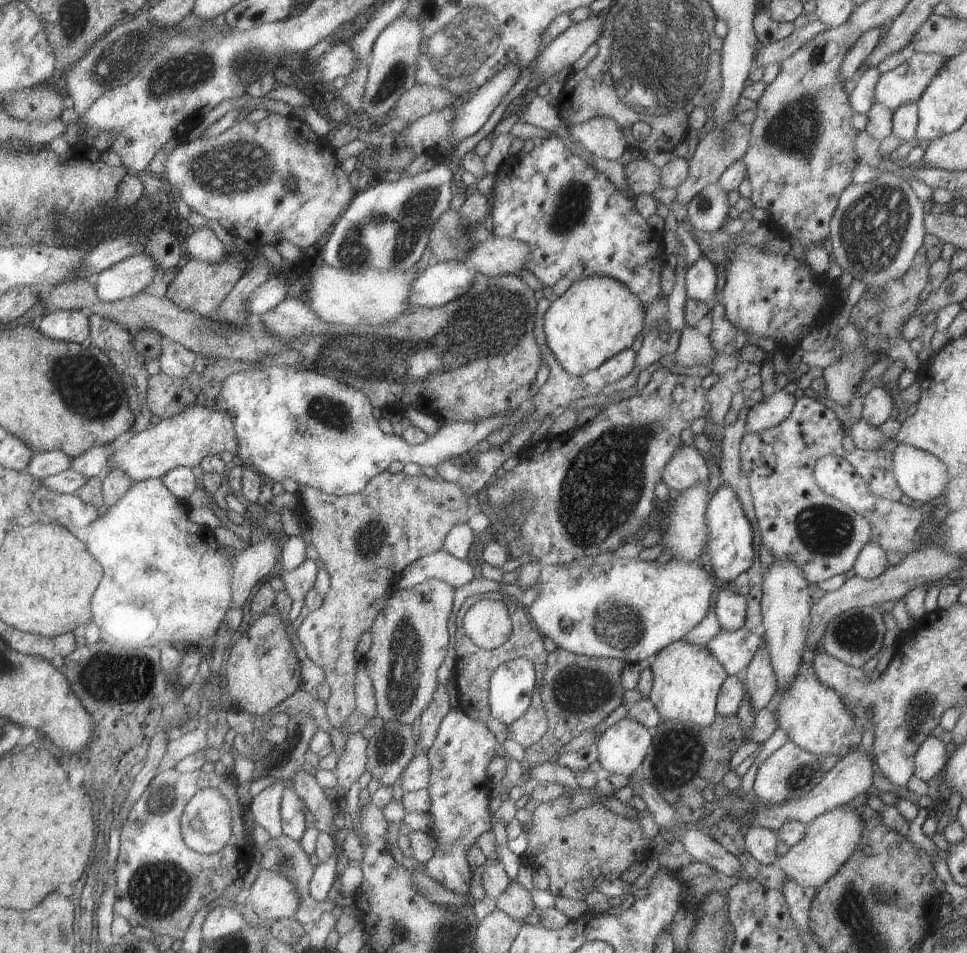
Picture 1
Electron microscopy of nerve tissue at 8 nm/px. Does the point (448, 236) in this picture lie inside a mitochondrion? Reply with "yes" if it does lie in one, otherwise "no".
yes

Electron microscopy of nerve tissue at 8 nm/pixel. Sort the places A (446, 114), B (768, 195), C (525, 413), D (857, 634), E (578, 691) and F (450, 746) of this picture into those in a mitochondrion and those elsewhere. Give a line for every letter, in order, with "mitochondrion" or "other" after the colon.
A: other
B: other
C: other
D: mitochondrion
E: mitochondrion
F: other

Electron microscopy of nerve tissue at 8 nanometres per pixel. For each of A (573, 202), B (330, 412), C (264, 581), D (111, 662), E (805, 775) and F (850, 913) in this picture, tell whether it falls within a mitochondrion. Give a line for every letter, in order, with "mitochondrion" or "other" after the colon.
A: mitochondrion
B: mitochondrion
C: other
D: mitochondrion
E: mitochondrion
F: mitochondrion

